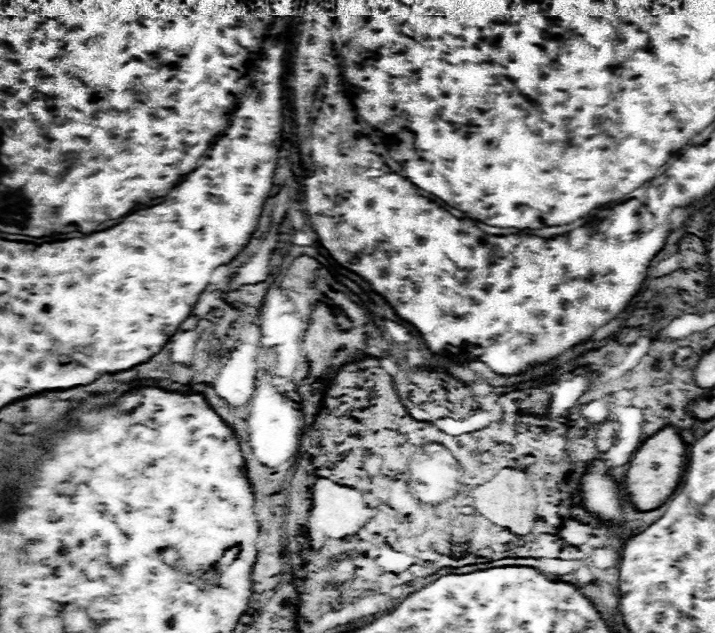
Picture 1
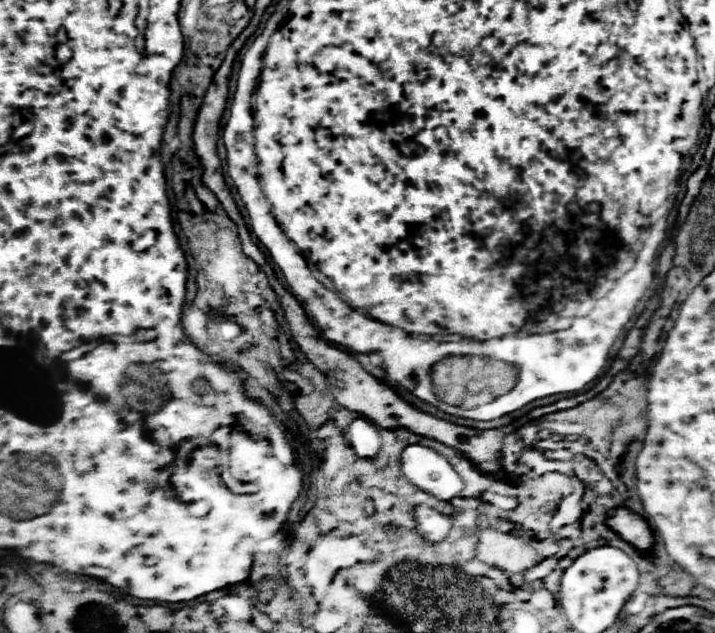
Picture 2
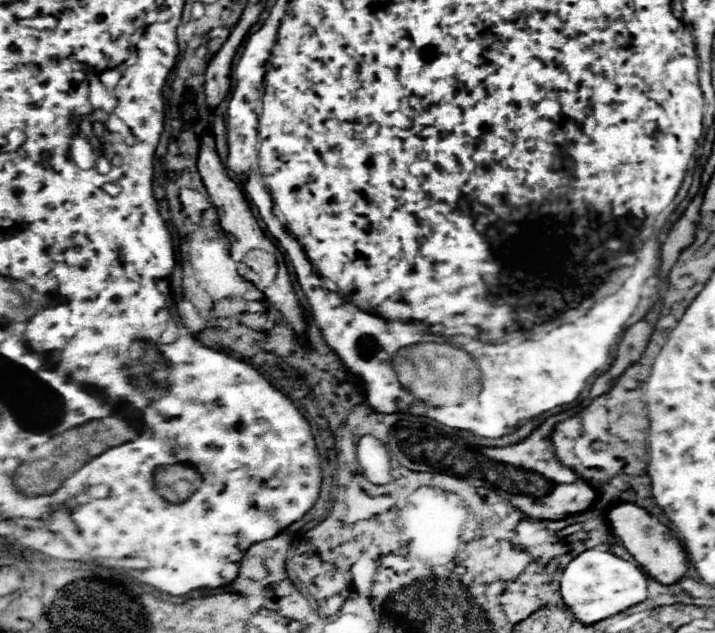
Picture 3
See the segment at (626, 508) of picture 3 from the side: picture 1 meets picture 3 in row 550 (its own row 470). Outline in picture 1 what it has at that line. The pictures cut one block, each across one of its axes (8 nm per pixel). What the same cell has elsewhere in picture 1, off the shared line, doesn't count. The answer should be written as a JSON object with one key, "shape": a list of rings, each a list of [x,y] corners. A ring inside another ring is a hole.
{"shape":[[[666,426],[666,430],[660,430],[658,434],[654,434],[654,438],[644,440],[632,456],[630,470],[624,478],[624,488],[628,492],[628,498],[640,512],[660,508],[670,498],[670,494],[674,494],[674,490],[686,470],[686,464],[688,464],[687,445],[679,436],[680,430],[678,427]]]}

